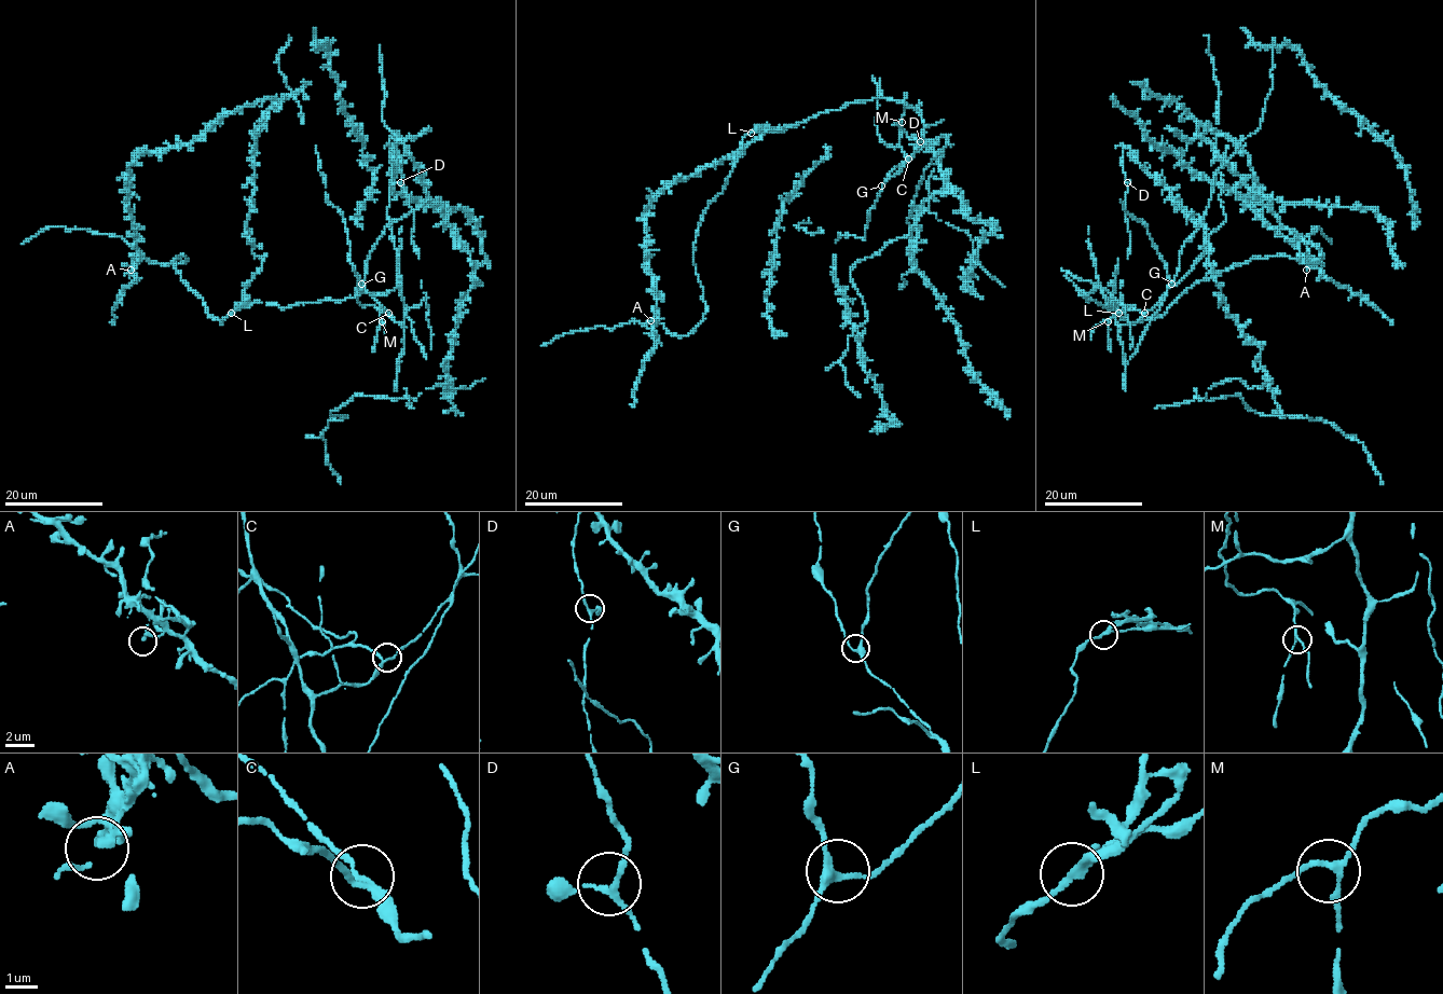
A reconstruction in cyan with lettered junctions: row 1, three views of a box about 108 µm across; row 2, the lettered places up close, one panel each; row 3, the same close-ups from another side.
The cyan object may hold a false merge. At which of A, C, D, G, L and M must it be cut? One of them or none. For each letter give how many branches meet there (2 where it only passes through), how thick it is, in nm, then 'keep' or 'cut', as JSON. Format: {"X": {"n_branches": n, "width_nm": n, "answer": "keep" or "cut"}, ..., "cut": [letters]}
{"A": {"n_branches": 2, "width_nm": 190, "answer": "keep"}, "C": {"n_branches": 3, "width_nm": 180, "answer": "keep"}, "D": {"n_branches": 3, "width_nm": 160, "answer": "keep"}, "G": {"n_branches": 3, "width_nm": 220, "answer": "keep"}, "L": {"n_branches": 3, "width_nm": 180, "answer": "cut"}, "M": {"n_branches": 3, "width_nm": 160, "answer": "keep"}, "cut": ["L"]}

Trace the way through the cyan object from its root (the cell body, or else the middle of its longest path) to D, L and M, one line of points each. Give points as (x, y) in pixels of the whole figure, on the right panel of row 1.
D: (1088, 301), (1083, 293), (1099, 287), (1125, 326), (1169, 286), (1148, 228), (1126, 211), (1127, 182)
L: (1088, 301), (1093, 300), (1105, 308), (1116, 302), (1118, 313)
M: (1088, 301), (1083, 293), (1099, 287), (1119, 326), (1135, 322), (1143, 314), (1125, 309), (1108, 321)

